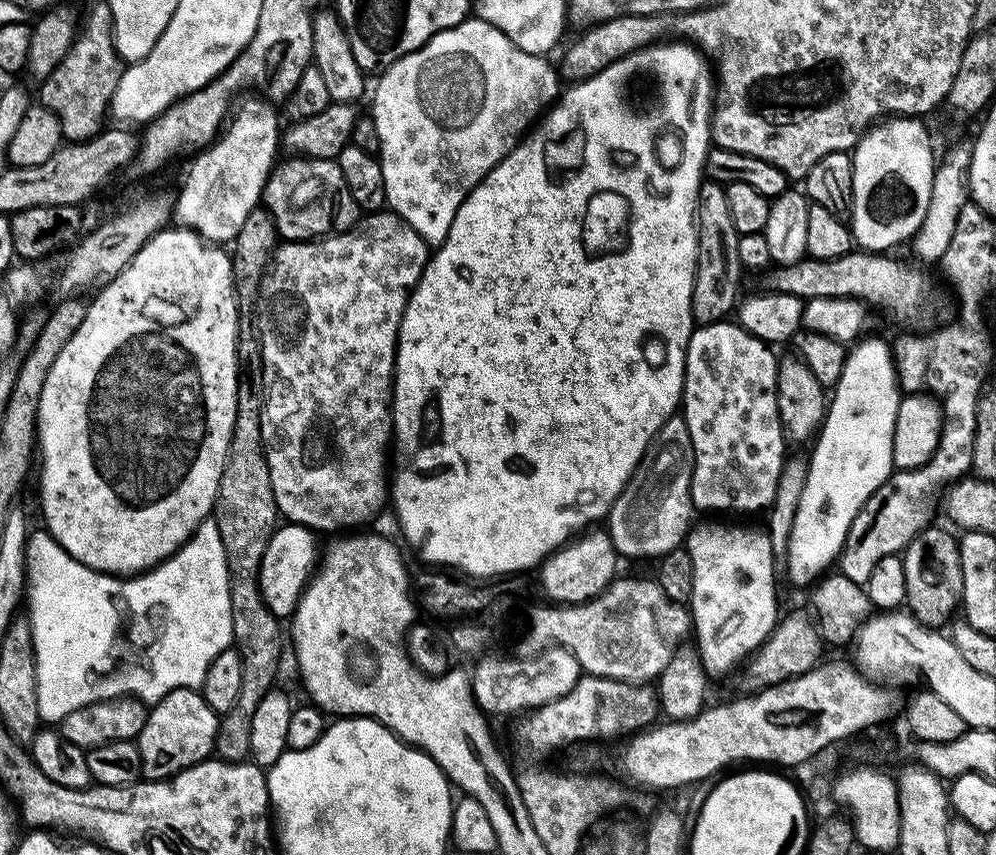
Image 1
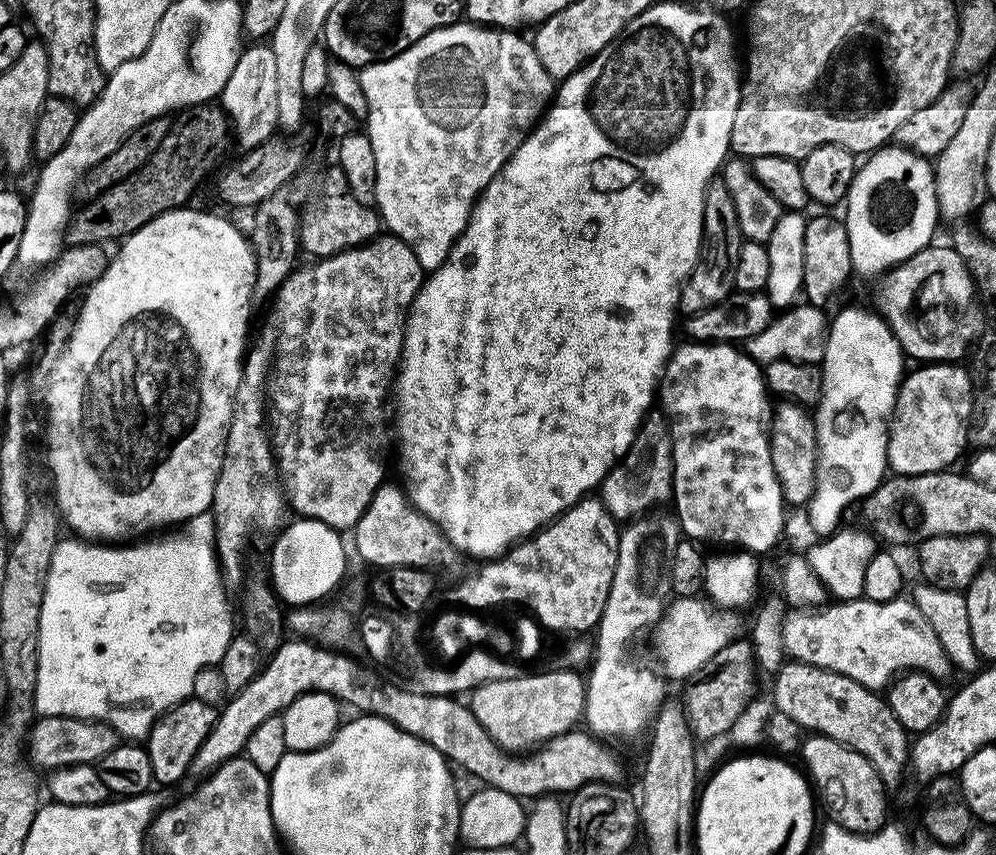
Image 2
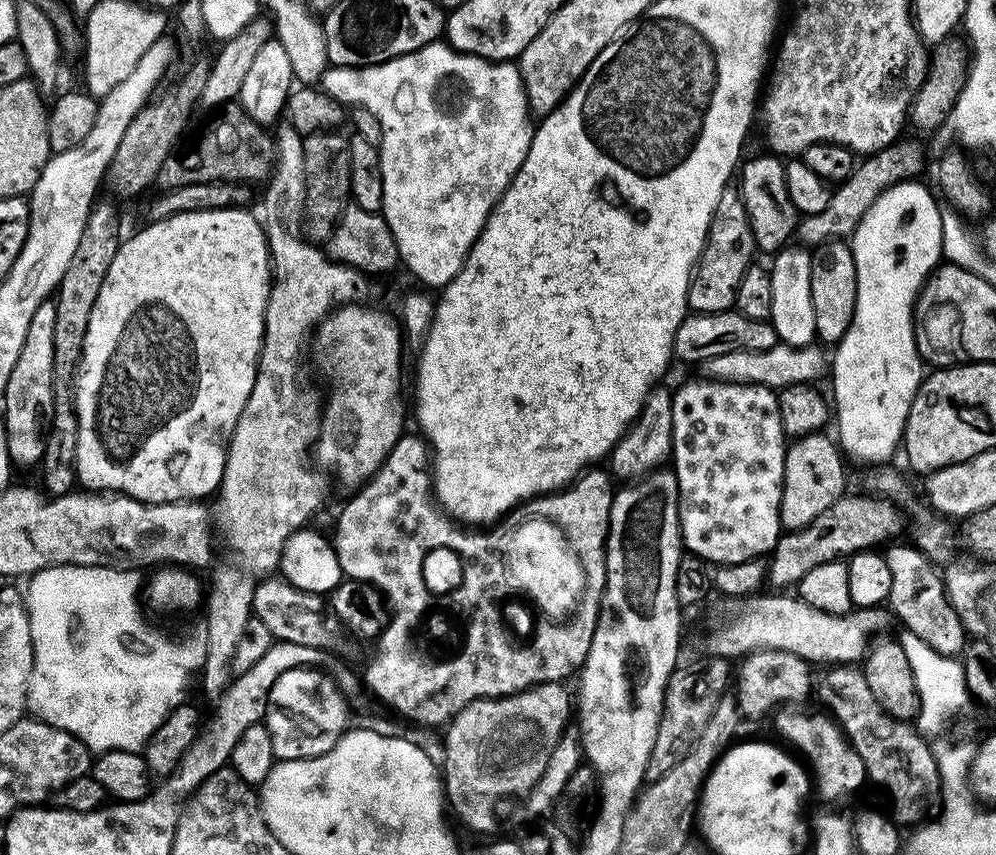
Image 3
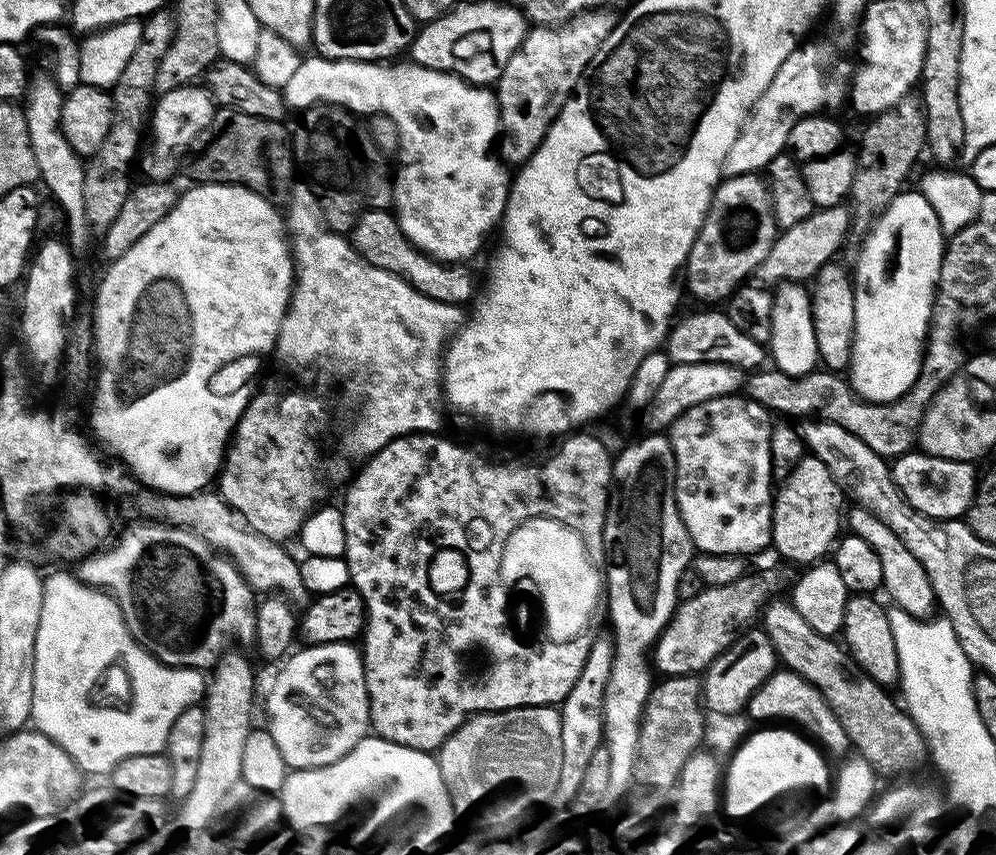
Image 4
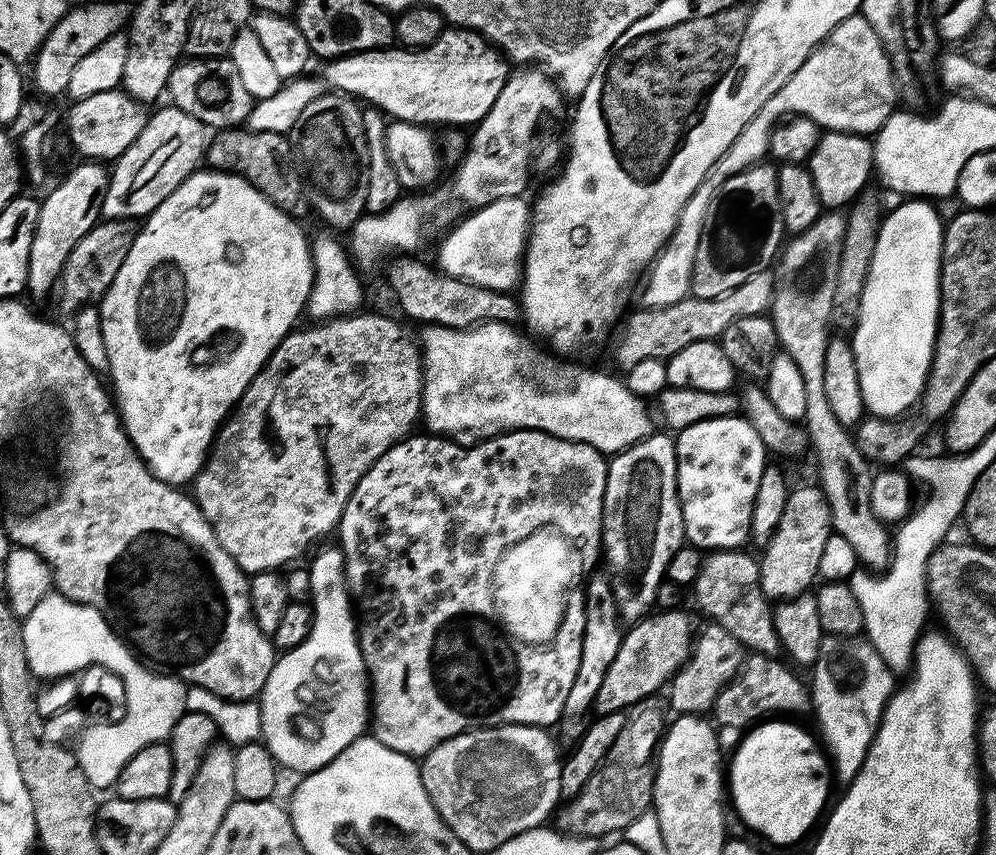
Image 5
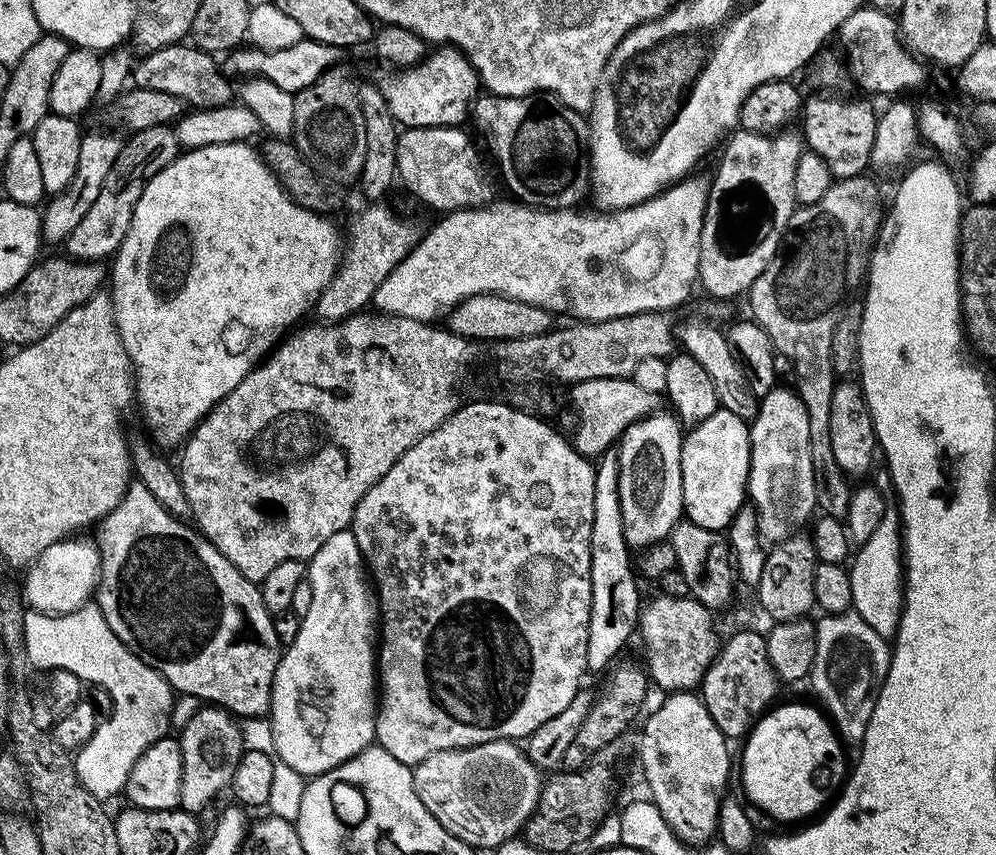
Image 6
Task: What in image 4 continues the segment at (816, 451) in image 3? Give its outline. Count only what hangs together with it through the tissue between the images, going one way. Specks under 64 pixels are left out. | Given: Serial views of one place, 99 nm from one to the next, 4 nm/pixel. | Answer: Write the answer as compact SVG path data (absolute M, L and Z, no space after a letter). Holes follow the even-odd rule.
M805 454L798 462L798 466L794 466L794 470L775 489L772 501L771 547L776 548L777 554L782 559L793 560L796 564L804 564L800 566L811 566L823 561L827 557L824 555L827 552L829 555L830 549L841 535L840 522L842 526L842 514L840 518L840 511L844 508L844 498L846 500L846 492L840 488L830 470L826 468L826 463L820 461L814 455Z

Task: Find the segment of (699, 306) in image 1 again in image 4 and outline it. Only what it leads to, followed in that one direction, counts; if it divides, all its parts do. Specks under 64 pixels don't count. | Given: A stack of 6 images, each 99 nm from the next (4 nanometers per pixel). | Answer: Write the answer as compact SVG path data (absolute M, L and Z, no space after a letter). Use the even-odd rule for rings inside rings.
M748 172L721 179L682 272L683 279L688 279L687 295L689 292L696 300L727 301L770 254L777 235L765 177Z

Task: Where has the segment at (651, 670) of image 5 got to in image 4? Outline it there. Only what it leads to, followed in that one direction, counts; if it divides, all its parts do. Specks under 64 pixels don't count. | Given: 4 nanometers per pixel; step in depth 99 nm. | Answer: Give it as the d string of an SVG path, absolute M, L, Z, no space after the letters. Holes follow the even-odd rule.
M768 568L761 576L745 574L728 585L704 586L696 596L681 599L652 646L650 660L655 671L664 678L703 673L716 661L718 654L731 646L738 630L747 629L751 625L748 623L761 615L762 609L779 593L776 591L783 584L783 574L776 568Z

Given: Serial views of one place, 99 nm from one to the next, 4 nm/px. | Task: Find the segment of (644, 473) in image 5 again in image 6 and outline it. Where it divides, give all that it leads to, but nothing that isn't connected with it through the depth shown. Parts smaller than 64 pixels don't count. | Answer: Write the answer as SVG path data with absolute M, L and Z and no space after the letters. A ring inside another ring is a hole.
M661 410L633 420L619 438L618 498L629 549L647 550L667 541L684 516L680 465L684 437L680 420L671 411Z

